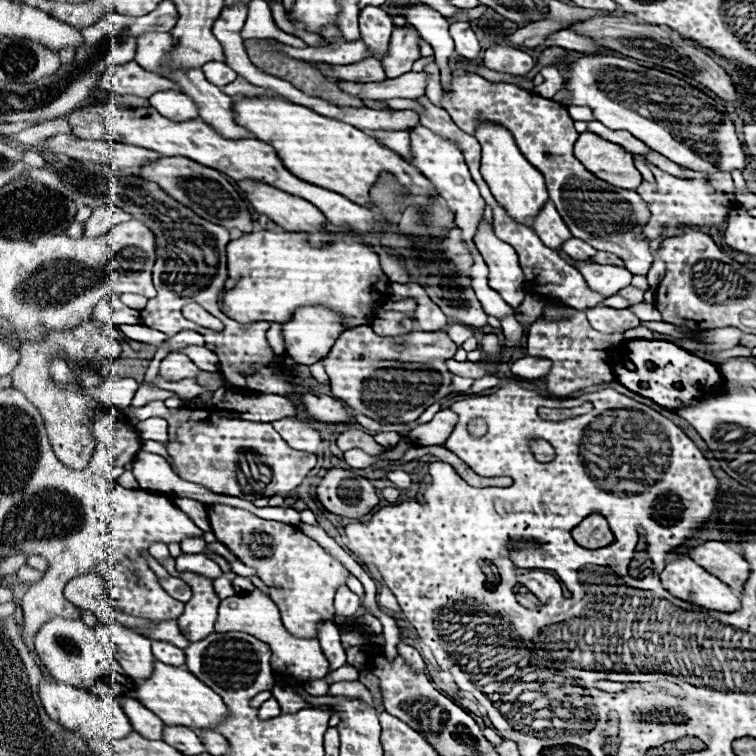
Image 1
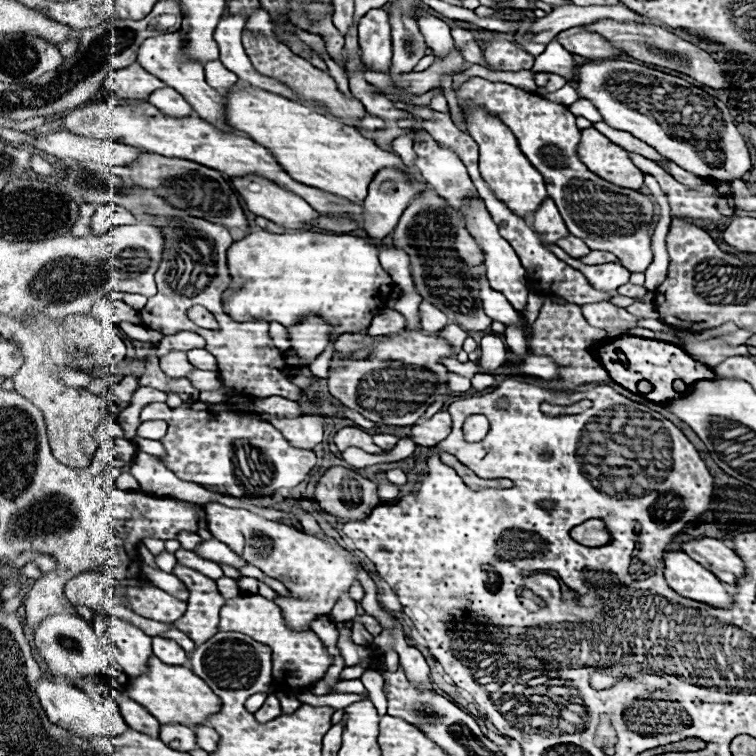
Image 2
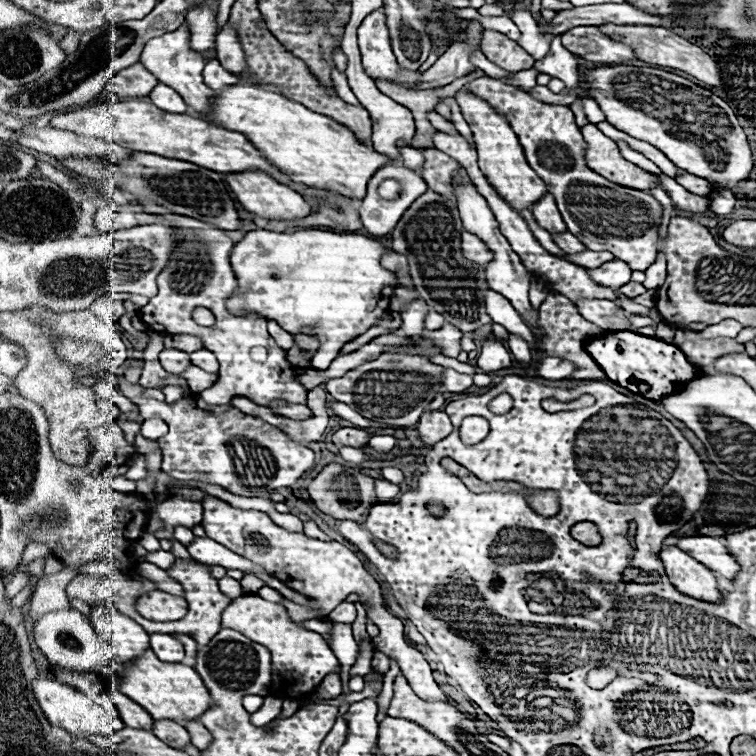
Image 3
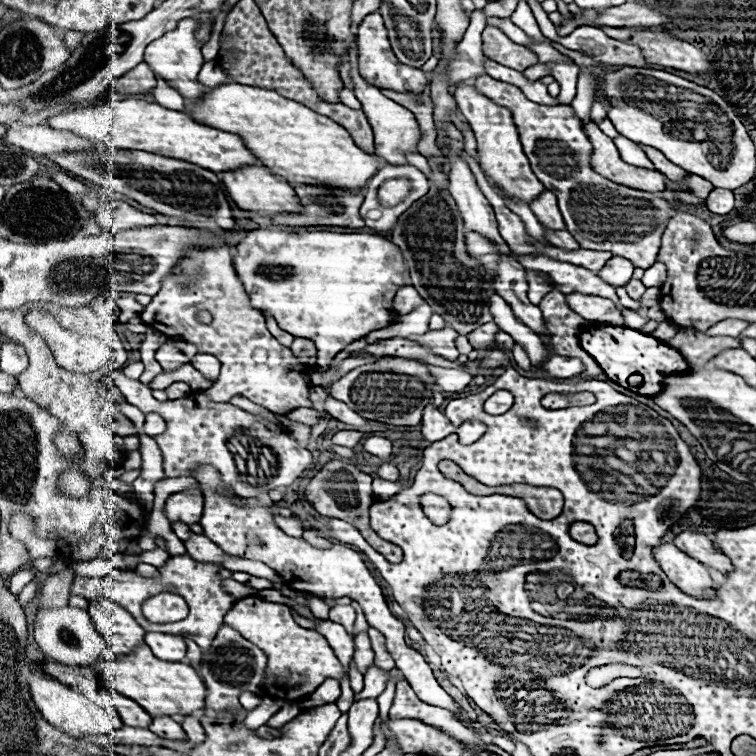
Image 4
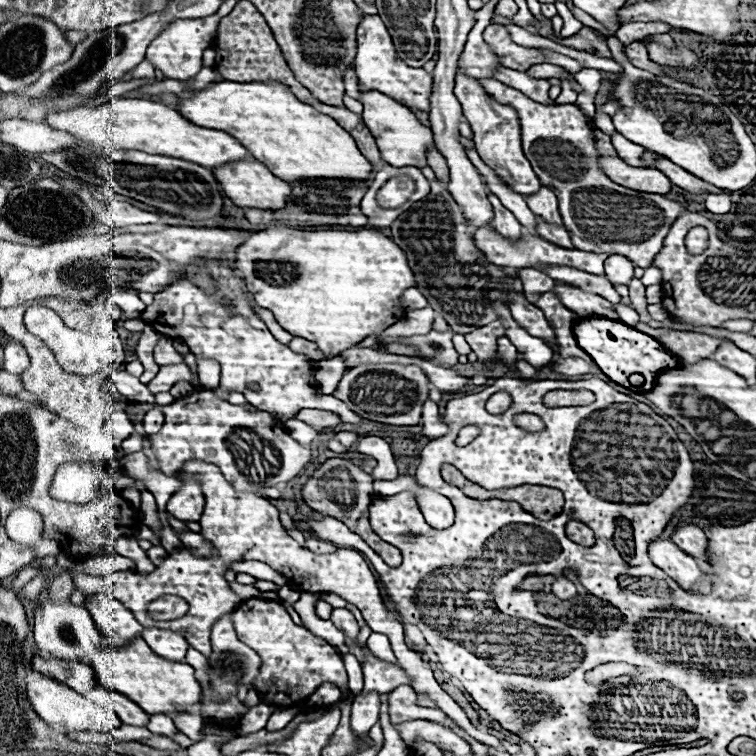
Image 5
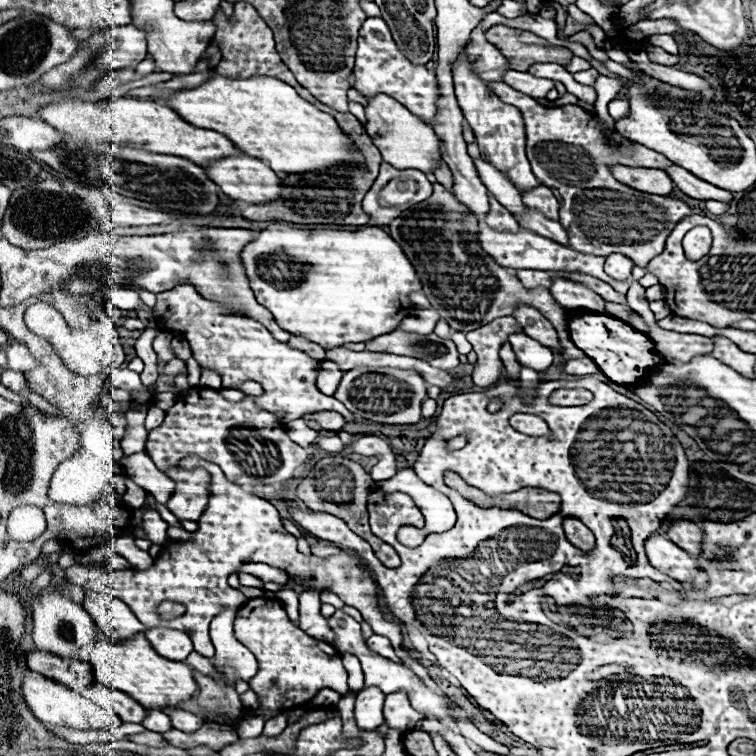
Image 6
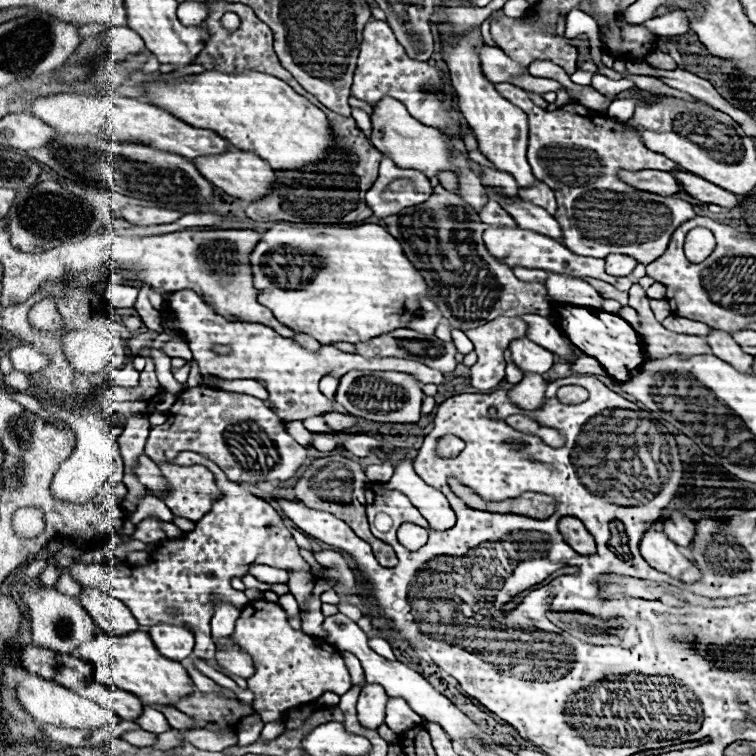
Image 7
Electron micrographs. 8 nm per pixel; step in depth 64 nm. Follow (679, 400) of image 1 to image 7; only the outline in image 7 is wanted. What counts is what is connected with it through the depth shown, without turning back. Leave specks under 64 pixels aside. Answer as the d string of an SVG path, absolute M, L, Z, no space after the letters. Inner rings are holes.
M556 304L556 314L558 314L558 324L560 330L568 336L568 340L580 348L586 356L596 358L602 368L606 368L608 376L616 382L628 380L638 372L638 368L646 362L646 352L642 338L634 332L634 328L624 322L620 316L602 316L608 312L600 312L594 308L578 308L578 306L566 306L566 304Z

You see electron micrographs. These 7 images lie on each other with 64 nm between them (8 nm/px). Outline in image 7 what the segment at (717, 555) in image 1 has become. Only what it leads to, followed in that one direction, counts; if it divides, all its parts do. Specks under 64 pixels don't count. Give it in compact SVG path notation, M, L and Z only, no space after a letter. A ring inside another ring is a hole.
M674 512L666 522L664 522L664 532L670 540L674 540L678 546L688 546L692 544L694 536L696 536L696 524L686 518L680 512Z

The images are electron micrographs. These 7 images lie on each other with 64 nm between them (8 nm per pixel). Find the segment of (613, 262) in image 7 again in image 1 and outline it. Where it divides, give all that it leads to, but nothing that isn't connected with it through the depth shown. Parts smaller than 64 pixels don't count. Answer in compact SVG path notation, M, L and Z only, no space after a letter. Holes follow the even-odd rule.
M562 250L558 251L558 254L569 264L576 266L584 274L588 286L594 292L600 292L606 298L618 294L622 288L626 288L626 284L630 284L632 274L626 268L610 266L610 264L576 264L576 261Z

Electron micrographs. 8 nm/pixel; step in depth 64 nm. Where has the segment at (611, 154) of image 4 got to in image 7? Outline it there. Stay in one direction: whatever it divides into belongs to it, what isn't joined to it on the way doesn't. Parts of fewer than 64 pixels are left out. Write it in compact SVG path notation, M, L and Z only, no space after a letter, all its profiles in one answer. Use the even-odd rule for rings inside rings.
M662 170L618 172L618 178L626 180L626 184L630 184L638 190L660 194L660 196L672 196L678 192L678 182L674 180L674 176L670 172L662 172Z

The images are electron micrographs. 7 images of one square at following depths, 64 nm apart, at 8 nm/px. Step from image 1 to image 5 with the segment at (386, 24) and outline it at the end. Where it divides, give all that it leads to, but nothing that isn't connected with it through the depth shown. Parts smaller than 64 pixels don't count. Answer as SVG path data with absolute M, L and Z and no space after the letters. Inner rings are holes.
M364 16L358 24L358 54L356 54L356 76L362 90L378 90L384 92L408 108L418 108L430 112L430 92L432 92L432 76L424 68L410 68L404 64L394 50L392 38L380 20L380 16Z

